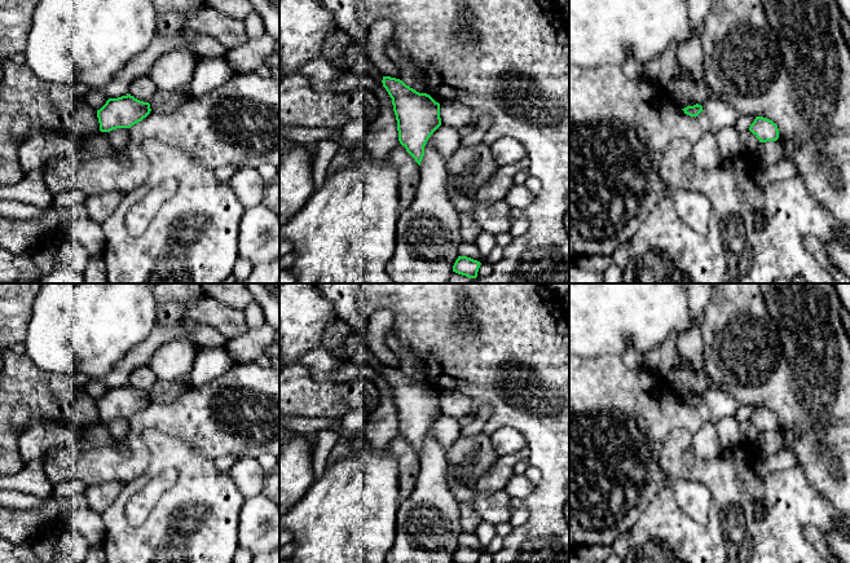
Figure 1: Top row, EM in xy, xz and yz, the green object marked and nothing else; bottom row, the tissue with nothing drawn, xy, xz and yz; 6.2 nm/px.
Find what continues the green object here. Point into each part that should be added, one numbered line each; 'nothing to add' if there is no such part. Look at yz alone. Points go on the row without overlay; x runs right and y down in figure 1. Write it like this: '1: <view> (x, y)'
nothing to add

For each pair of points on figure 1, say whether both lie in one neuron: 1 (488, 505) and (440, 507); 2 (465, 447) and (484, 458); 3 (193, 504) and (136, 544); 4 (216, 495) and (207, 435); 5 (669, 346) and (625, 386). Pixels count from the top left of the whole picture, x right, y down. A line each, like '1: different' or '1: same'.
1: different
2: same
3: same
4: different
5: different

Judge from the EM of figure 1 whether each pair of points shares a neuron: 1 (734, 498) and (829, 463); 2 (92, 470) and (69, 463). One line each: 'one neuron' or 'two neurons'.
1: two neurons
2: one neuron

